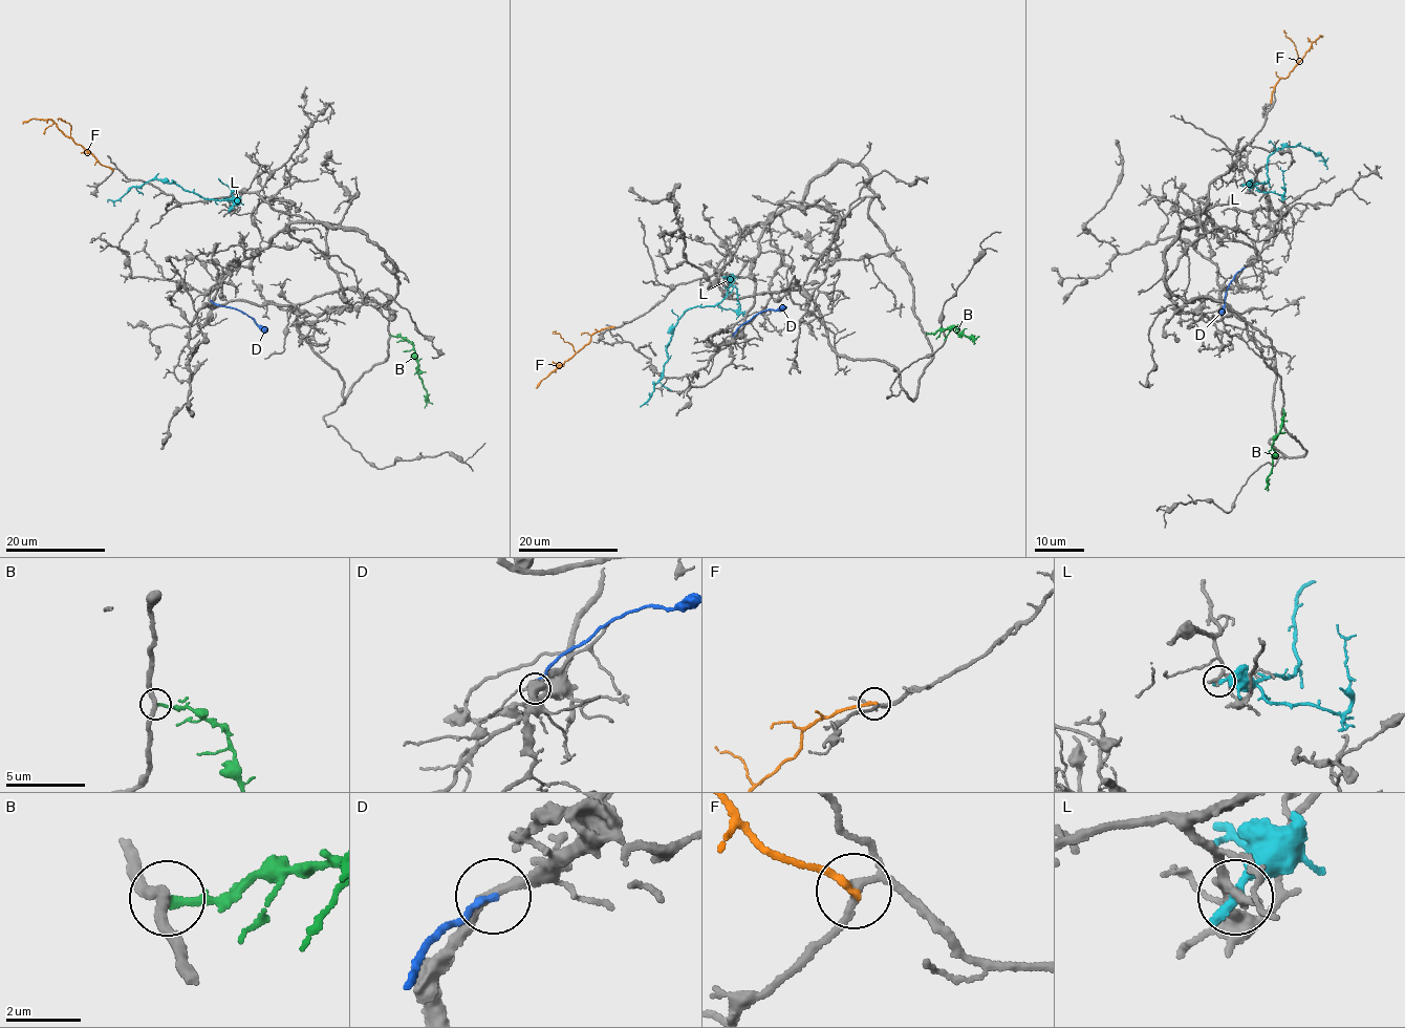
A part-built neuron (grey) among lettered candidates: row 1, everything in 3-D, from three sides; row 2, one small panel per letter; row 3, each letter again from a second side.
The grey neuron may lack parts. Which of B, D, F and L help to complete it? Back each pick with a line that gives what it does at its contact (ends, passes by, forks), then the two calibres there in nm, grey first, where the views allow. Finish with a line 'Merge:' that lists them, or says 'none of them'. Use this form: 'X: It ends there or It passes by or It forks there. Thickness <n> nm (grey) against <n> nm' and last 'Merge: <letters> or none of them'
Merge: none of them

